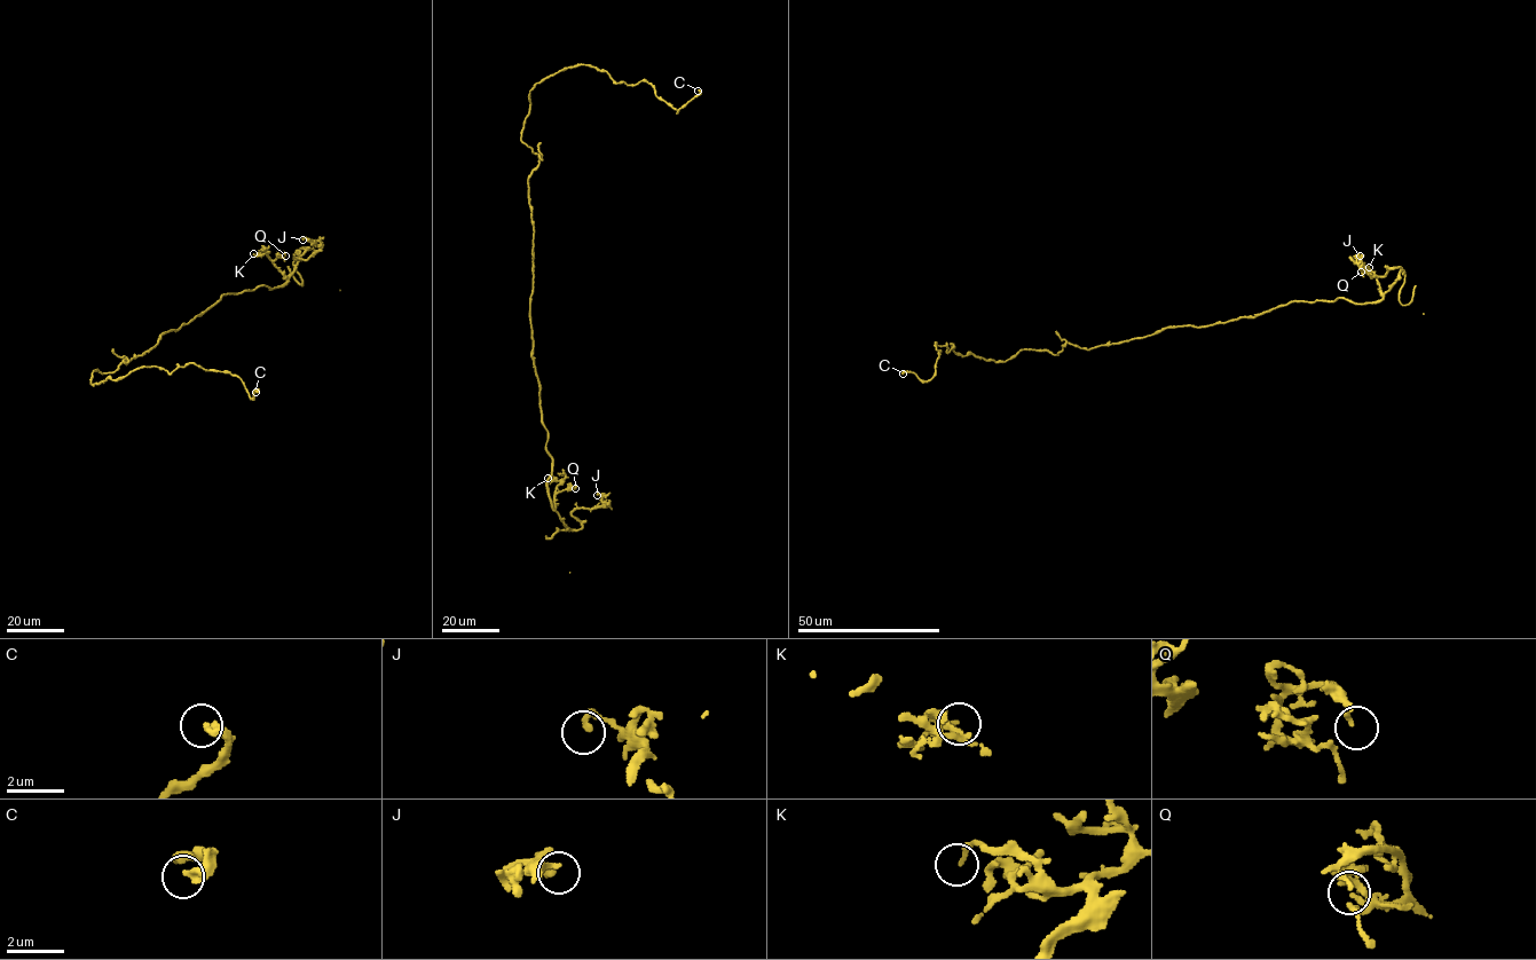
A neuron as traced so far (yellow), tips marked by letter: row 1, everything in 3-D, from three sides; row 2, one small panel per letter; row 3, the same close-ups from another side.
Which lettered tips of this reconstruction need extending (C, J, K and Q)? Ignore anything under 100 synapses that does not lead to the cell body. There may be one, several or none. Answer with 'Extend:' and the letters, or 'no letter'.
Extend: no letter

